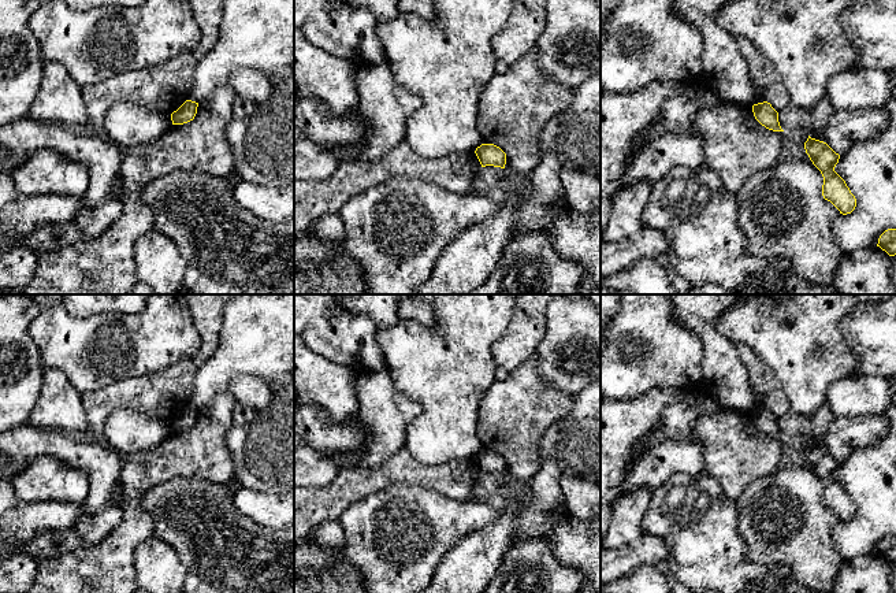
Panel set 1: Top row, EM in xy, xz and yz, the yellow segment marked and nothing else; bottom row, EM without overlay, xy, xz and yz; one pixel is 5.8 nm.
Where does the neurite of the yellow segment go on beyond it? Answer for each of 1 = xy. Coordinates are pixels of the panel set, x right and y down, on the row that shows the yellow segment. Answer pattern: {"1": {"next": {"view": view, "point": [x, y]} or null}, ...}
{"1": {"next": null}}

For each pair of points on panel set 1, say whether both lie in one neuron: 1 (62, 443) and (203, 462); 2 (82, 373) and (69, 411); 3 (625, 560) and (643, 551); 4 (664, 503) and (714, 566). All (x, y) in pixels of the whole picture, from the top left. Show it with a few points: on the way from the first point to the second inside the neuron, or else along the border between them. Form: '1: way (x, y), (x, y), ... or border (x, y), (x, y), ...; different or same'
1: border (125, 458), (119, 481); different
2: border (51, 370), (59, 370), (82, 393); different
3: way (629, 556), (639, 552); same
4: way (679, 518), (705, 544), (706, 551); same

